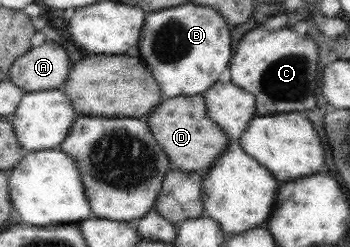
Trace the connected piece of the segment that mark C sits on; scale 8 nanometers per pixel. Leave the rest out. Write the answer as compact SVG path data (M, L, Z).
M253 28L238 41L229 60L231 84L254 96L254 116L309 110L315 104L317 49L309 38L299 38L291 28Z

